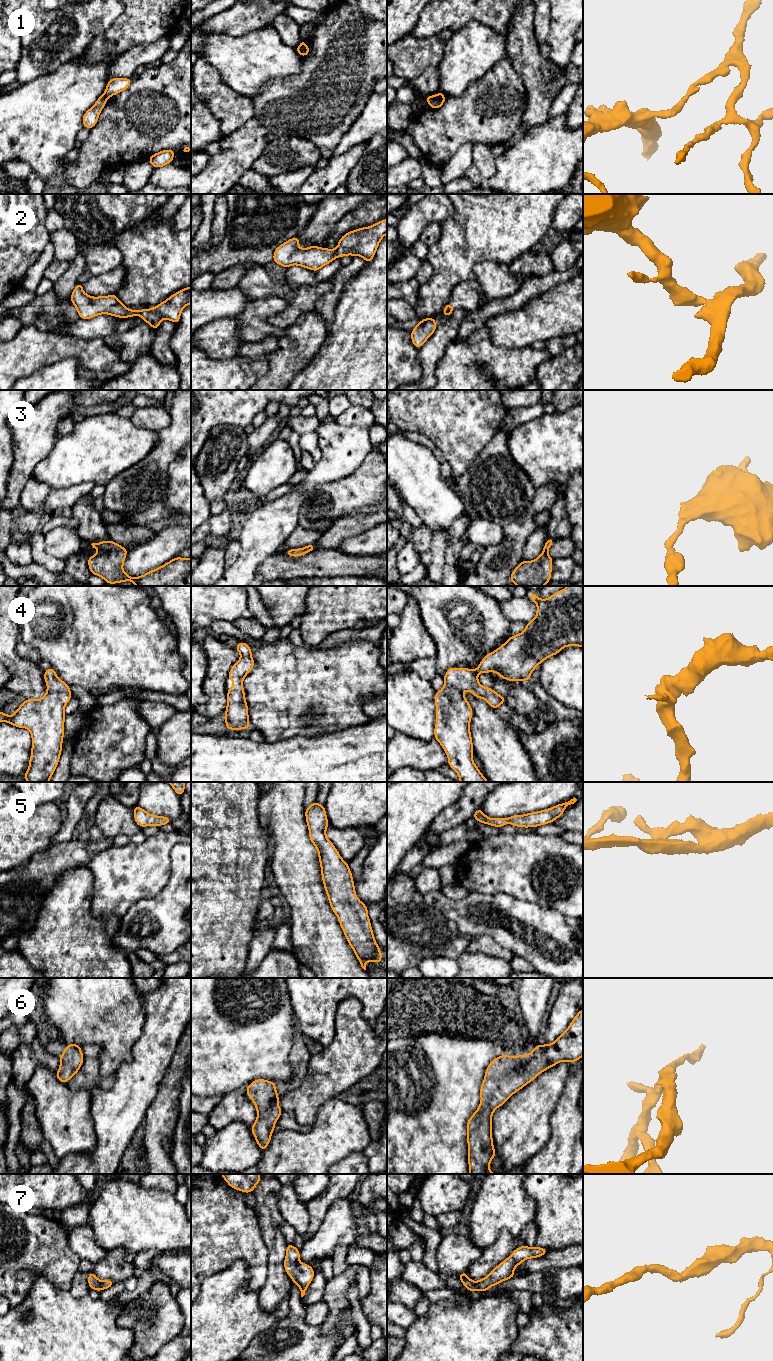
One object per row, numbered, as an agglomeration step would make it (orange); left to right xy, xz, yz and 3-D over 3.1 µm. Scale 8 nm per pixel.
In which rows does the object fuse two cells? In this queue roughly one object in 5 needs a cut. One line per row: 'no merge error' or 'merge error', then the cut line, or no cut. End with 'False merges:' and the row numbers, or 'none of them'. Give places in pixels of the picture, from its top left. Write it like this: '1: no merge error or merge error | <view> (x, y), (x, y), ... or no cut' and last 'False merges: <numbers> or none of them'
1: merge error | xz (306, 45), (299, 54)
2: merge error | xz (335, 249), (337, 256)
3: no merge error | no cut
4: no merge error | no cut
5: no merge error | no cut
6: no merge error | no cut
7: no merge error | no cut
False merges: 1, 2

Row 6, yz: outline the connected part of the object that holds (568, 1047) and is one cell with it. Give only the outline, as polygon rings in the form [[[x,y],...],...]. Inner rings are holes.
[[[583,1009],[551,1044],[538,1045],[526,1055],[500,1055],[485,1070],[480,1105],[467,1121],[469,1174],[494,1174],[488,1168],[496,1156],[492,1115],[508,1099],[539,1074],[562,1061],[577,1062],[583,1056]]]

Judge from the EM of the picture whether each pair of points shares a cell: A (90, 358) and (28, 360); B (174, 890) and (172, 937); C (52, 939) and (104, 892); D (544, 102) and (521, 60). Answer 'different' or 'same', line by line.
A: same
B: same
C: different
D: same

